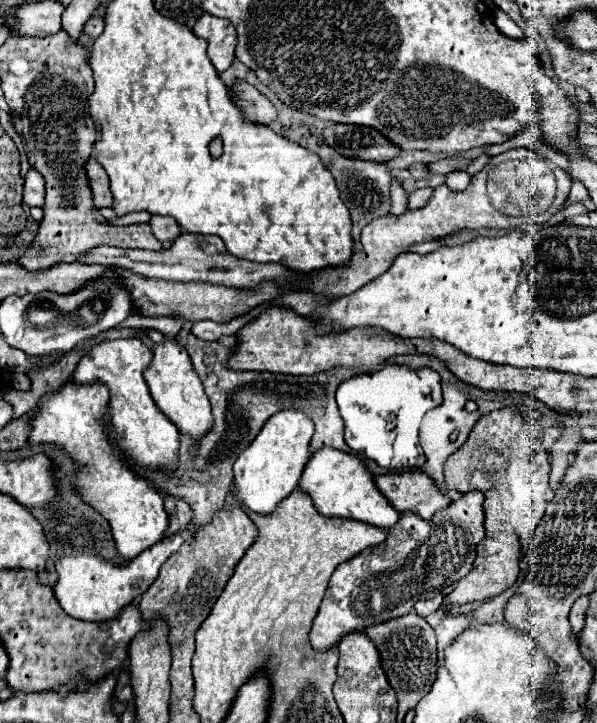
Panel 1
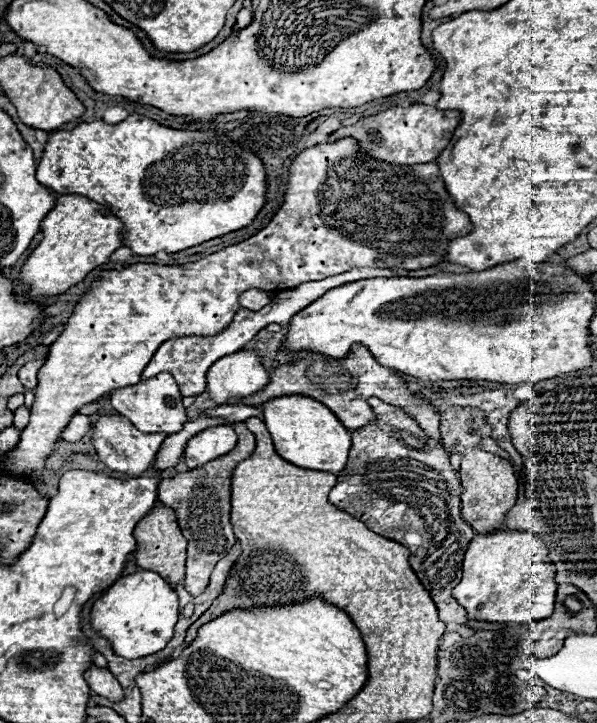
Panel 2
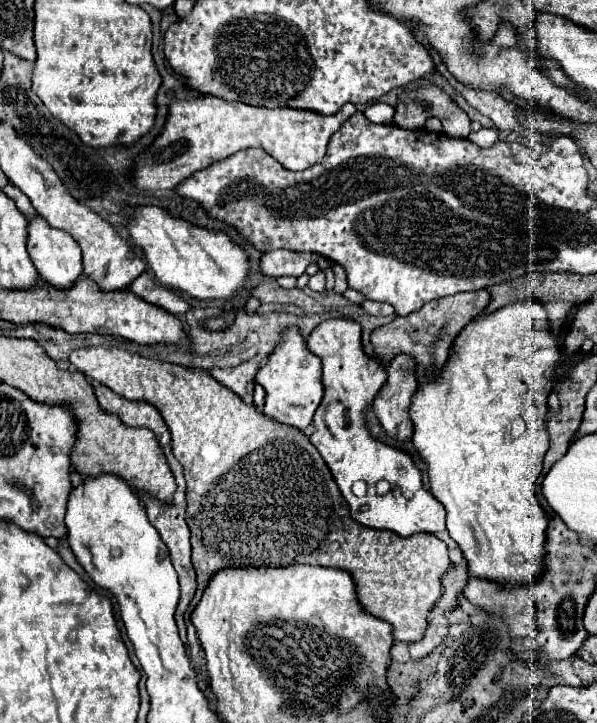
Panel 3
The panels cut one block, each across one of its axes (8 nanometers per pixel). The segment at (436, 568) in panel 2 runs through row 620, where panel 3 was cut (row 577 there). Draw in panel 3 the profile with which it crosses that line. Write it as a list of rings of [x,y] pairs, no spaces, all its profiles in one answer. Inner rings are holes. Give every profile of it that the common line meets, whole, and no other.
[[[456,566],[452,572],[448,572],[444,576],[444,594],[440,598],[440,602],[434,606],[434,610],[442,610],[442,612],[450,612],[456,604],[458,598],[462,596],[462,588],[466,586],[466,570],[464,566]]]

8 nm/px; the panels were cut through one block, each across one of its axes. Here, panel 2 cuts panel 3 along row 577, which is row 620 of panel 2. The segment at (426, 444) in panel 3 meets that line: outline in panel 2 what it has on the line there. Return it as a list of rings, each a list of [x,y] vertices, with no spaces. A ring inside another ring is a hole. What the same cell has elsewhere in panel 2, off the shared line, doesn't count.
[[[516,530],[478,534],[466,550],[462,580],[452,594],[468,610],[470,620],[526,624],[552,616],[558,586],[554,576],[556,570],[548,558],[548,548],[536,534]]]

